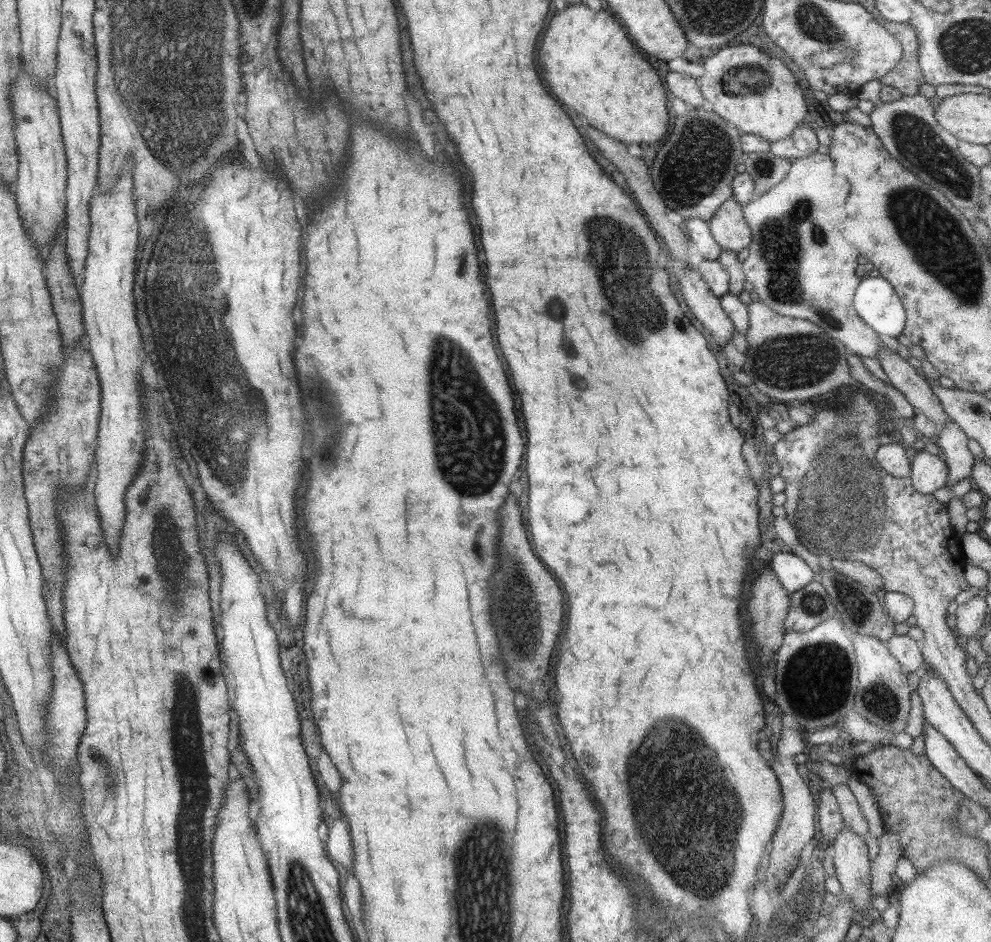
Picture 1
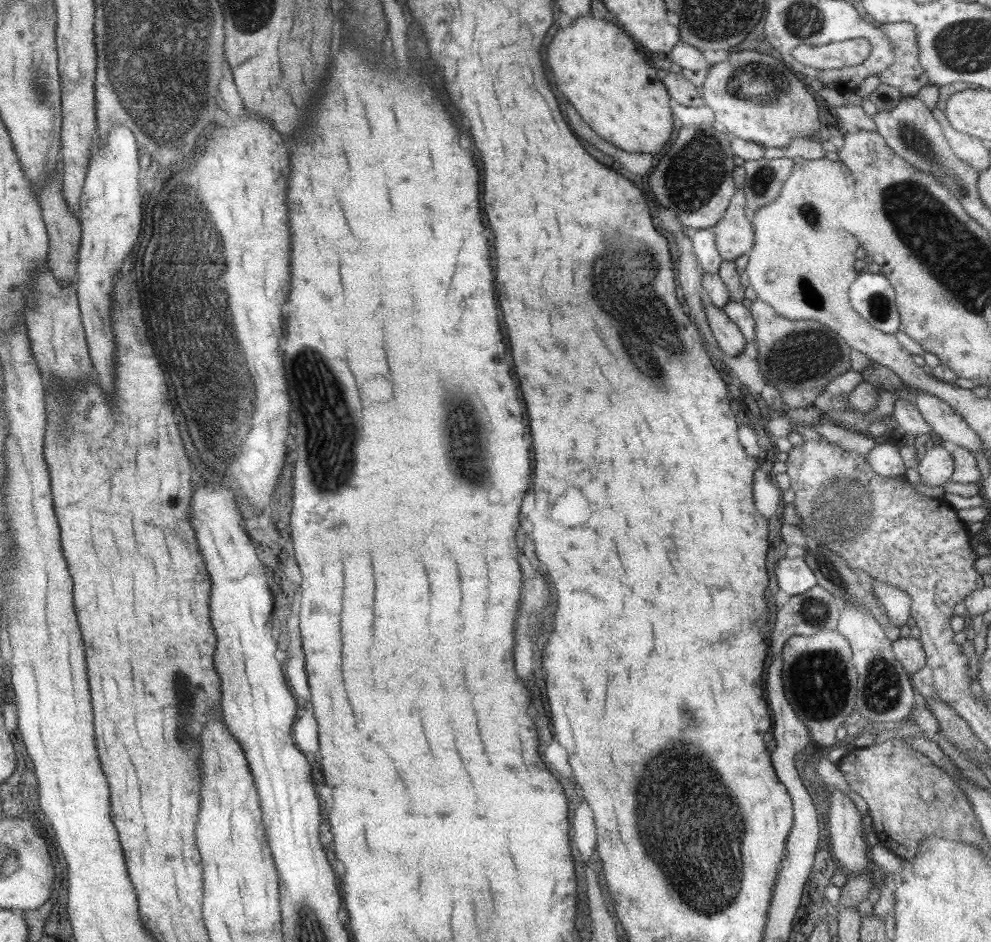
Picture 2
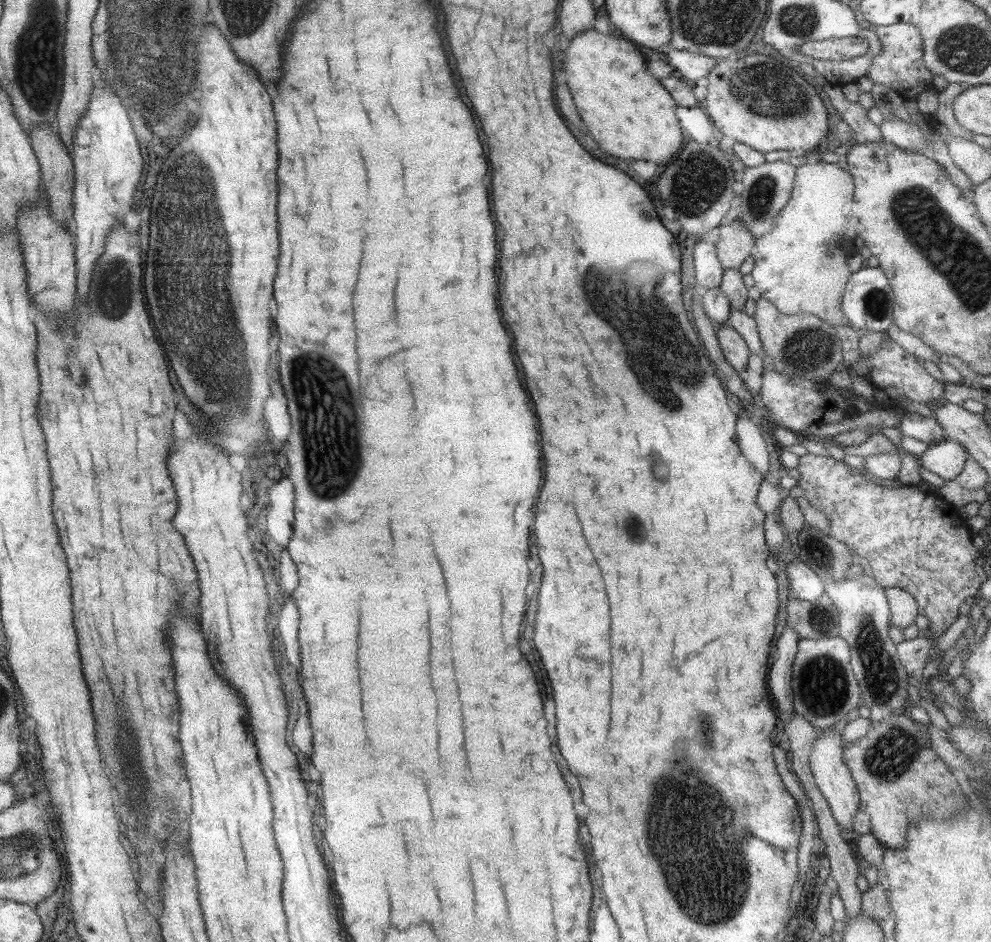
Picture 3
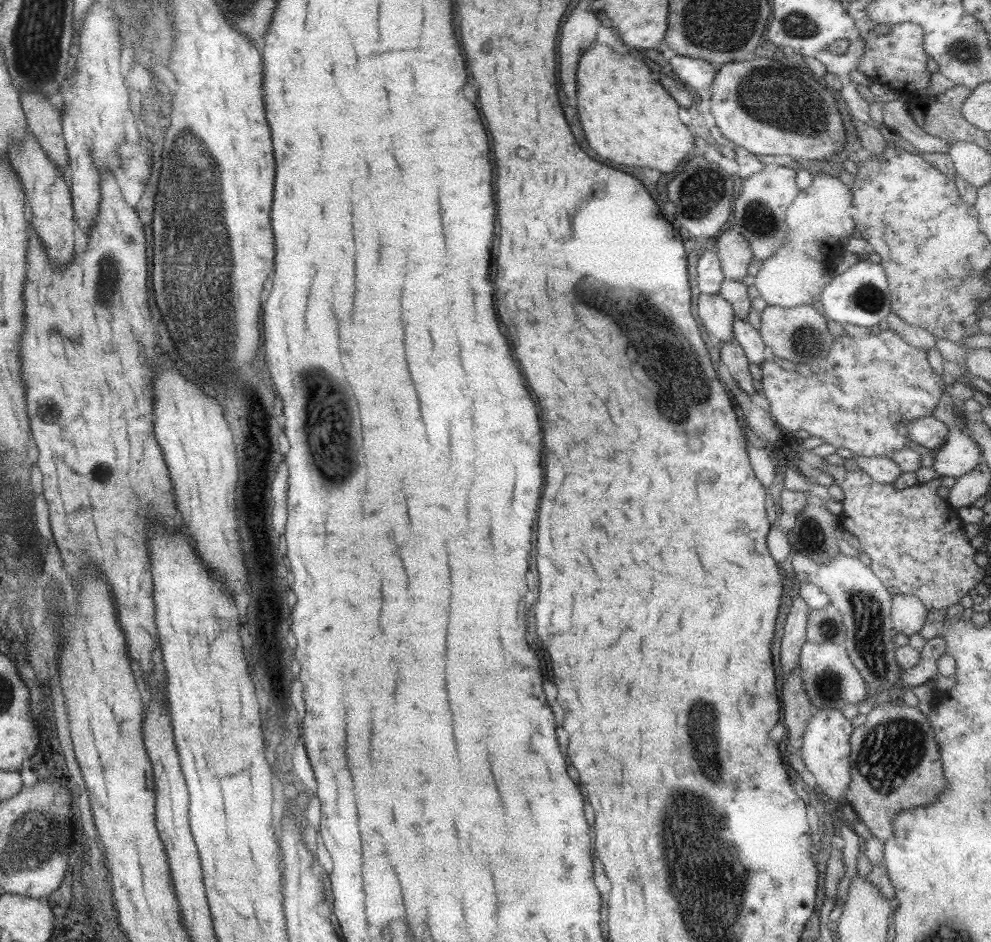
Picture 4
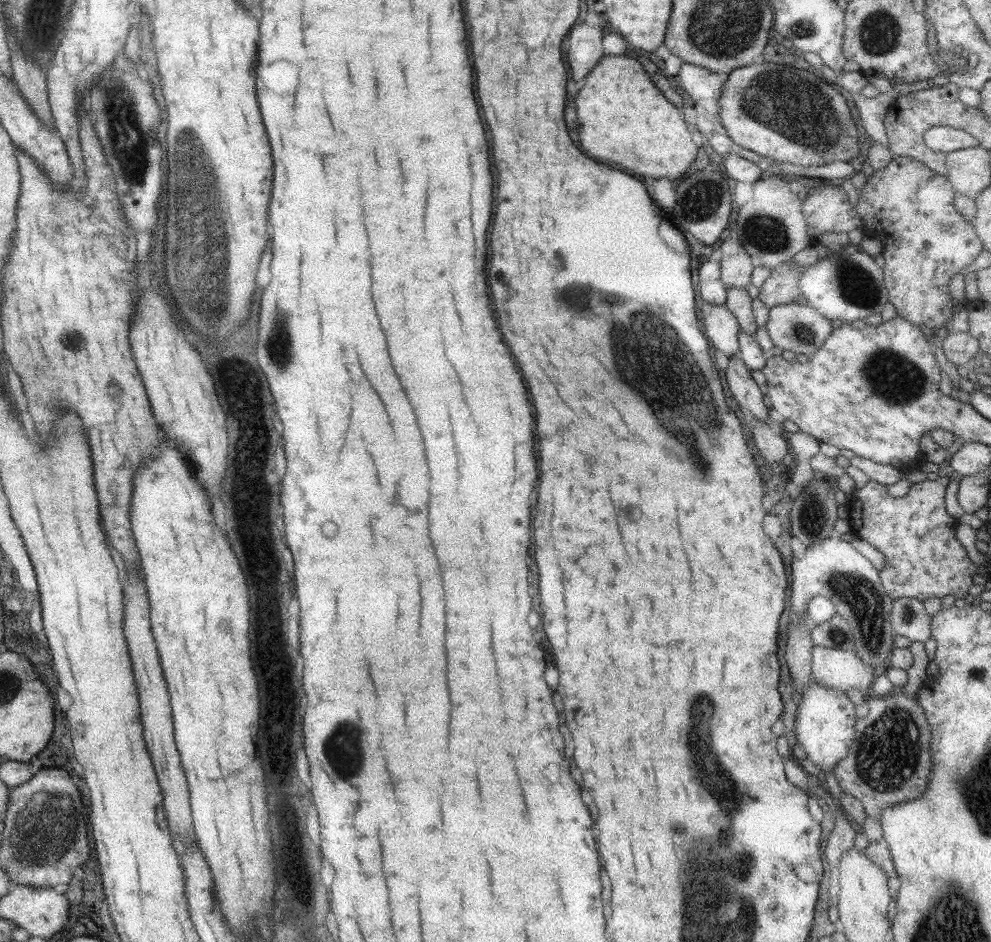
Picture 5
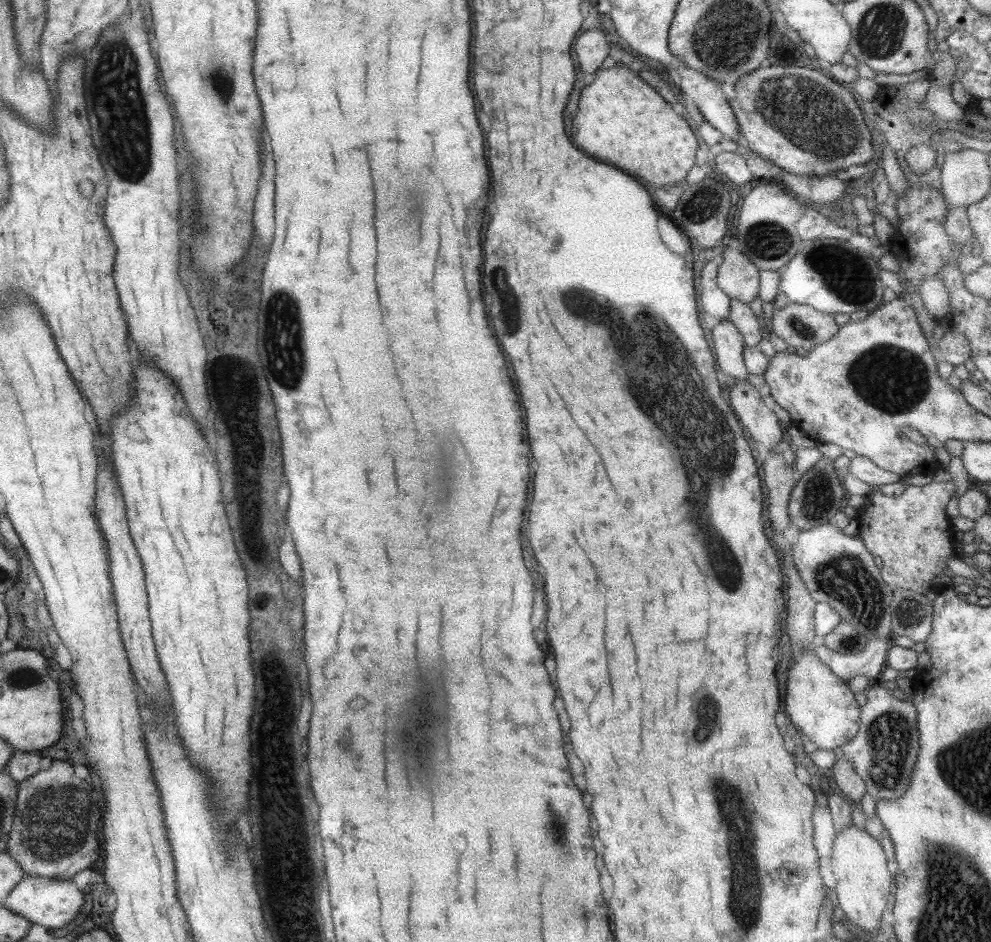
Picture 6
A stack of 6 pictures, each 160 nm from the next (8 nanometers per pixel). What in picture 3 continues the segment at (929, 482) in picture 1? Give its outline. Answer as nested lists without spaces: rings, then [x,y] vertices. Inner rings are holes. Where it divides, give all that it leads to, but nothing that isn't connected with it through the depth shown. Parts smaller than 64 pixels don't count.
[[[944,440],[929,445],[918,459],[925,470],[941,477],[943,481],[951,481],[963,470],[966,453],[959,443]]]

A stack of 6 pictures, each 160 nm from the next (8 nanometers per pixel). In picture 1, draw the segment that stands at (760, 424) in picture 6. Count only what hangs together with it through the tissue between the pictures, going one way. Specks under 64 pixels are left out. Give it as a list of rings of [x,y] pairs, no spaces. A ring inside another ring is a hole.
[[[683,266],[678,283],[683,302],[693,316],[725,344],[731,338],[734,326],[720,305],[720,298],[709,290],[699,271],[691,266]]]

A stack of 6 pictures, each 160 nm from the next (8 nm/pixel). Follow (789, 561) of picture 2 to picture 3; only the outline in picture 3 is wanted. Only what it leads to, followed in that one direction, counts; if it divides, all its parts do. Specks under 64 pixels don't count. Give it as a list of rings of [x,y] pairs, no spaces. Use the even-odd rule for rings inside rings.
[[[801,562],[787,564],[785,574],[790,595],[799,600],[812,601],[824,591],[824,582]]]

